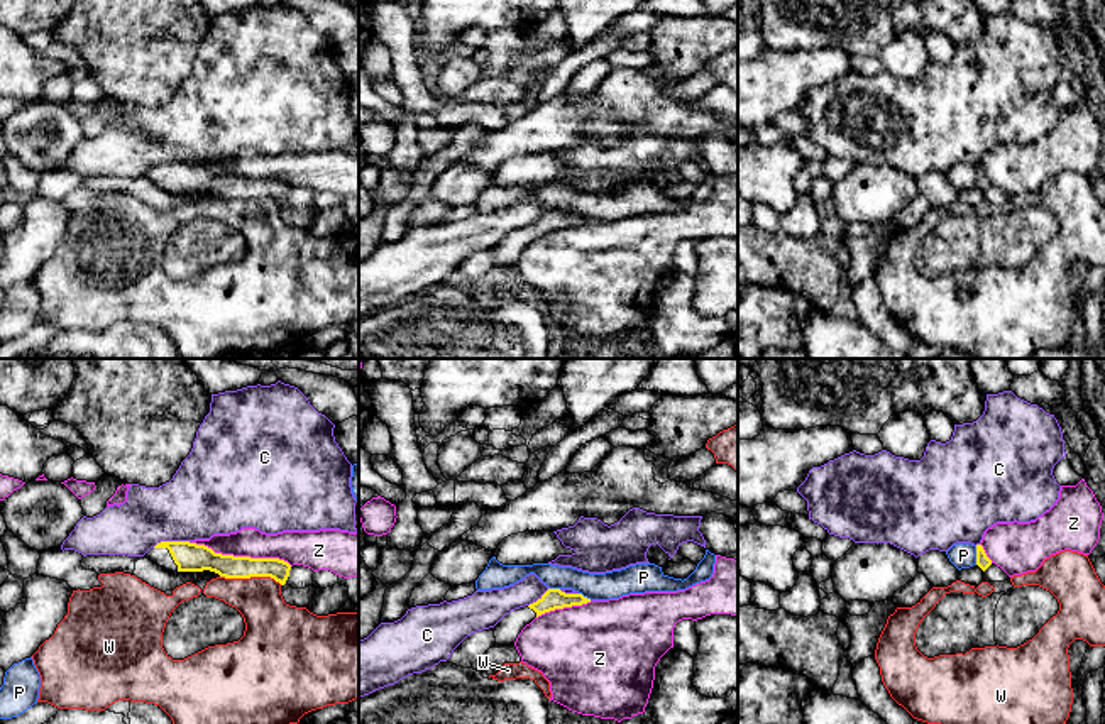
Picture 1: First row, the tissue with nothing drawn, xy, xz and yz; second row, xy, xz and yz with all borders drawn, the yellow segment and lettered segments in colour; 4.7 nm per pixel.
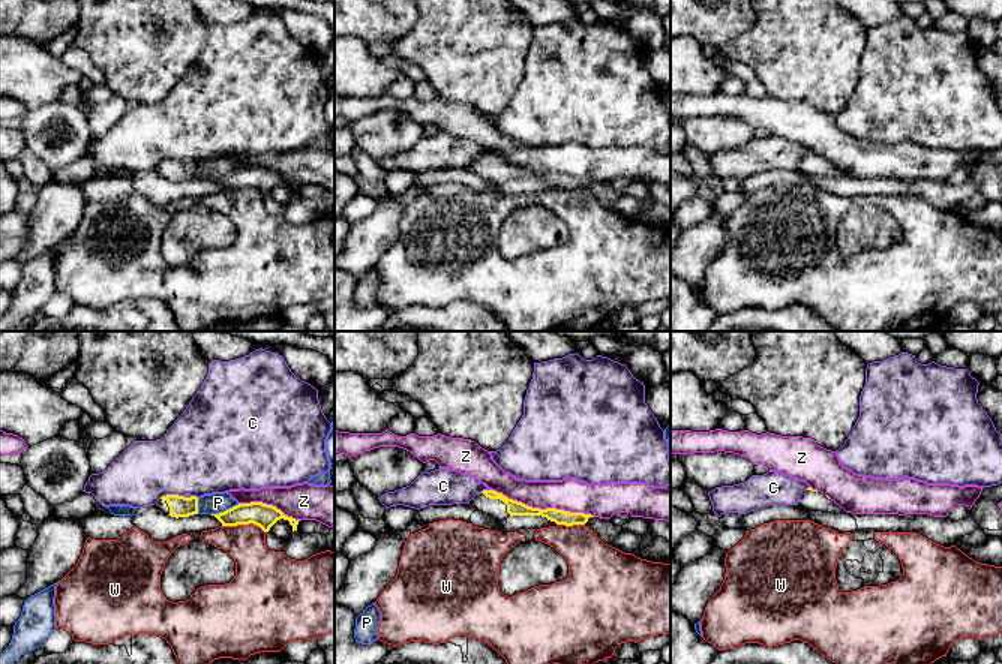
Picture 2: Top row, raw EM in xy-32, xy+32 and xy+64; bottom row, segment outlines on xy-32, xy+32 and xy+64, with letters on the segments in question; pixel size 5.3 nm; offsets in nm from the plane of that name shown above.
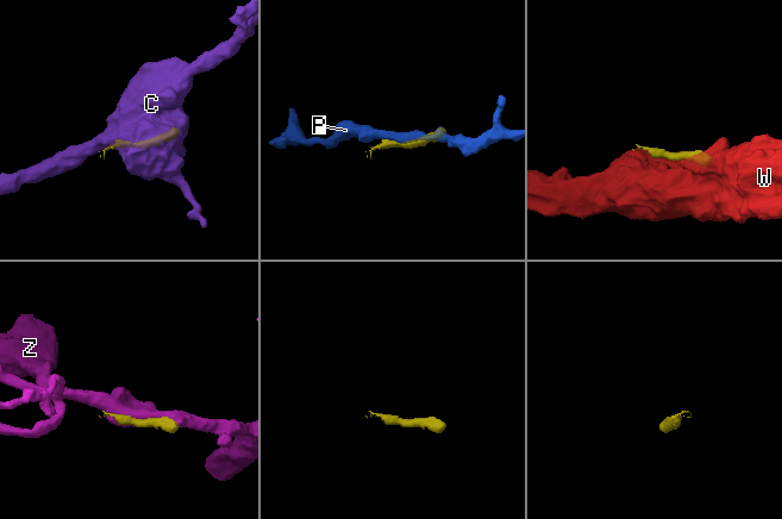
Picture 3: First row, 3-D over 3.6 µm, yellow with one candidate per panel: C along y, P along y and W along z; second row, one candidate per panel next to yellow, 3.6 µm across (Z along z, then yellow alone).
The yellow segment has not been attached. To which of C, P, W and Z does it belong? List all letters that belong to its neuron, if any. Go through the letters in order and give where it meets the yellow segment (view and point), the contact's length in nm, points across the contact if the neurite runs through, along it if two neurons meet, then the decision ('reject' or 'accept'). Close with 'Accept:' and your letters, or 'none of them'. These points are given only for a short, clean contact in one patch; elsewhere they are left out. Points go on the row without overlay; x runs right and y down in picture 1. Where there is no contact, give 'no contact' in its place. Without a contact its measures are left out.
C: xy (170, 163) | 180 nm | along xy (188, 161), (161, 161), (153, 168) | reject
P: yz (977, 176) | 90 nm | reject
W: xy (251, 197) | 300 nm | reject
Z: xy (241, 178) | 500 nm | reject
Accept: none of them

